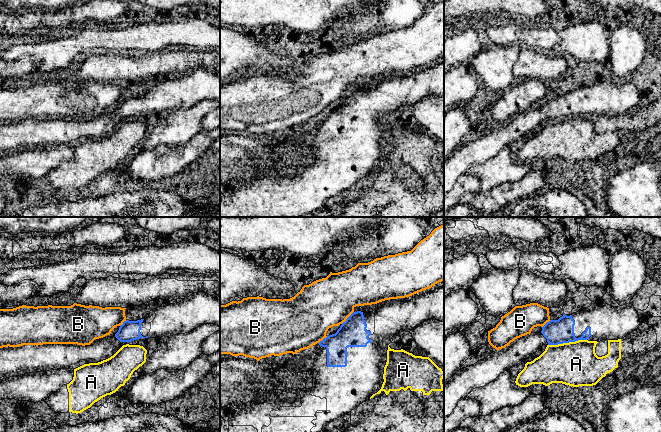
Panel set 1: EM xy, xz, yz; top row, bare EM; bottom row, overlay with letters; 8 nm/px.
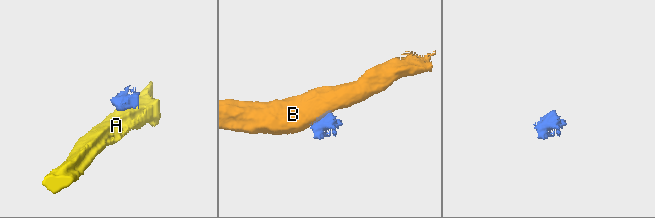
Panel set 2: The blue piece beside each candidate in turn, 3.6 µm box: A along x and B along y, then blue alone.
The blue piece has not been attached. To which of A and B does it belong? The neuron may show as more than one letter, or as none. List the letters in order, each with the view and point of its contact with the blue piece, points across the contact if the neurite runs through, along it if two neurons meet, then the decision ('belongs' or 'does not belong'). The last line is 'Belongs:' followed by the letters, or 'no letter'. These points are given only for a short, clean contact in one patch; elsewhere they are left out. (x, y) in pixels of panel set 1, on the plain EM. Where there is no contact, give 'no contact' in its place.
A: contact yz (567, 118); does not belong
B: contact xz (347, 94); border xz (353, 87), (341, 99); does not belong
Belongs: no letter

